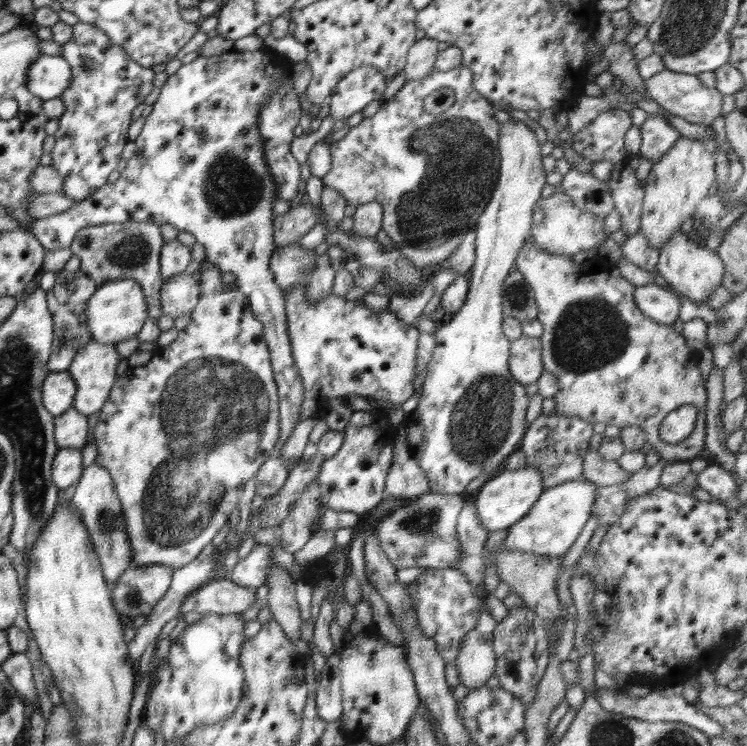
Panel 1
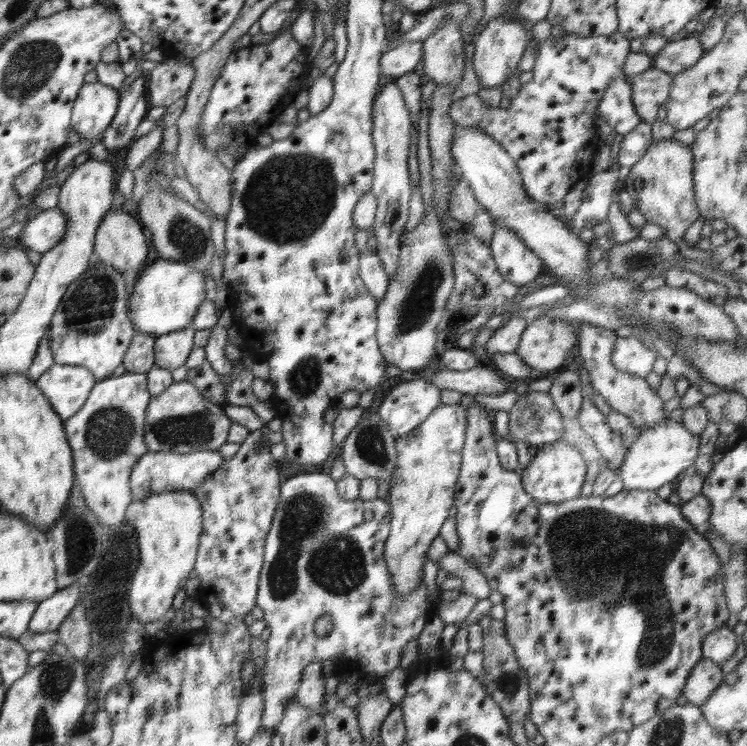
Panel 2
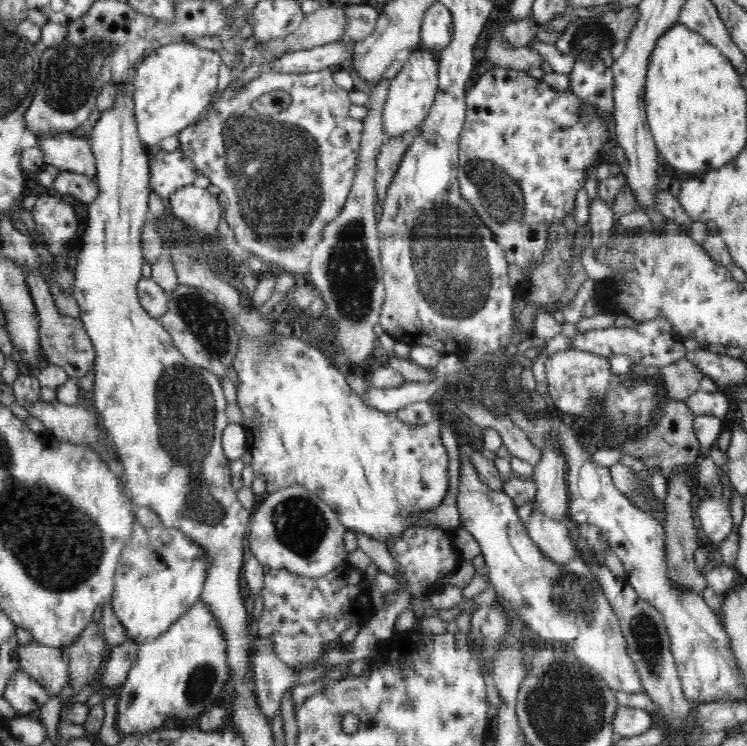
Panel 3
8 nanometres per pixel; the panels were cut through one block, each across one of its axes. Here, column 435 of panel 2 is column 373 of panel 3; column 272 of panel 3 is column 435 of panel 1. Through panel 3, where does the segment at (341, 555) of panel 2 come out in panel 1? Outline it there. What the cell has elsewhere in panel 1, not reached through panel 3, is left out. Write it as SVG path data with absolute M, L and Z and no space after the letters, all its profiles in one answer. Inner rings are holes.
M456 568L426 569L405 587L413 602L411 605L419 630L436 641L436 650L446 663L452 662L459 653L463 638L475 628L481 613L481 600L475 588Z

